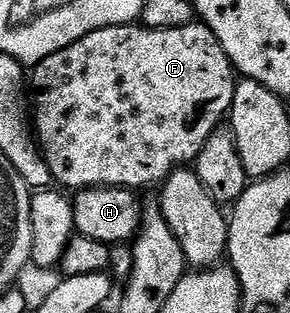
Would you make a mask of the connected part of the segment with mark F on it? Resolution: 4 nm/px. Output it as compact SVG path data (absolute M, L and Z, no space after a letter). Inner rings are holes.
M194 22L178 28L147 28L136 23L107 26L79 38L71 46L43 58L31 72L31 124L35 129L35 139L44 153L47 166L51 170L54 181L62 189L84 190L86 188L127 188L142 190L160 185L173 172L174 168L189 166L196 161L203 146L211 138L211 134L222 127L233 106L238 75L233 64L227 58L223 46L219 46L219 38L200 22Z

